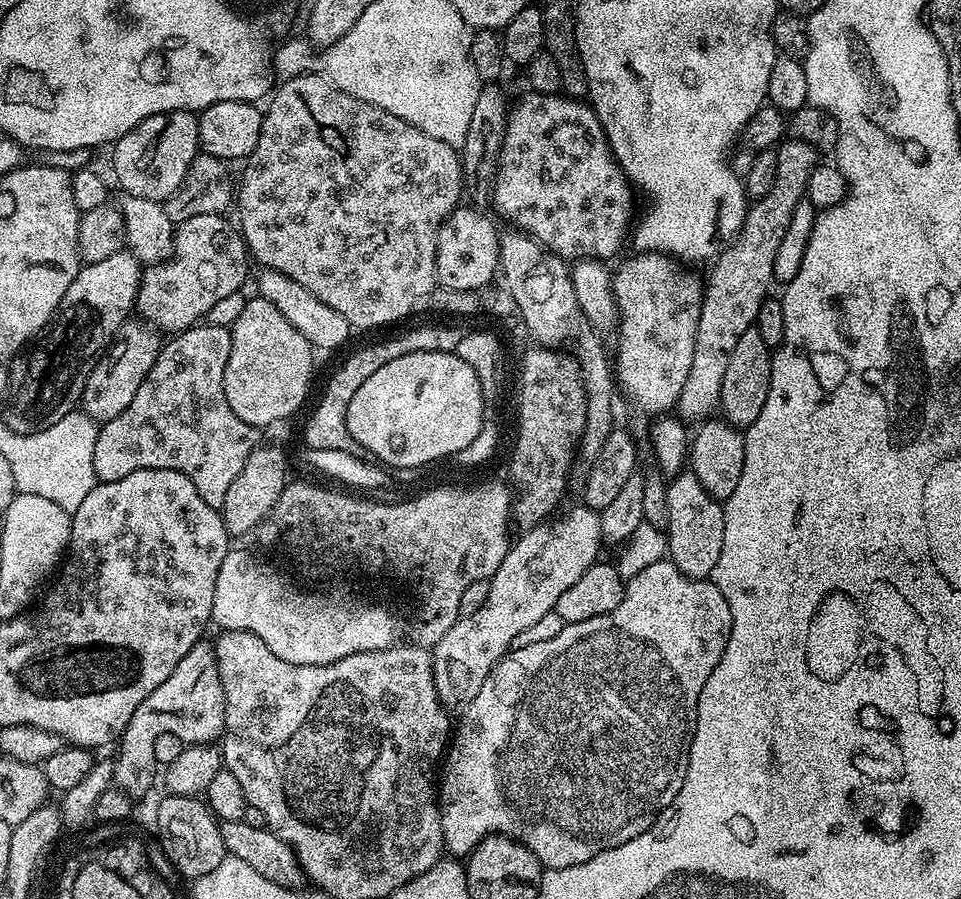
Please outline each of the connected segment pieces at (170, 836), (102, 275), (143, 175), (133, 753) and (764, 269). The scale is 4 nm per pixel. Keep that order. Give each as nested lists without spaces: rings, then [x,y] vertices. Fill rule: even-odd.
[[[165,795],[165,800],[156,808],[156,832],[158,843],[179,875],[188,882],[210,874],[226,854],[222,846],[222,834],[216,818],[203,799],[194,796]]]
[[[127,250],[81,267],[74,282],[70,282],[70,290],[62,294],[60,307],[48,327],[35,343],[10,361],[6,427],[11,432],[29,436],[38,430],[46,430],[46,426],[54,426],[54,422],[66,418],[66,414],[77,411],[90,370],[135,309],[141,271],[140,261]]]
[[[163,112],[146,118],[134,130],[130,130],[116,143],[111,145],[112,172],[120,183],[120,192],[134,198],[150,198],[161,202],[169,200],[182,186],[194,158],[200,152],[200,139],[198,138],[198,119],[190,112]]]
[[[201,638],[174,666],[174,674],[154,690],[134,710],[126,730],[120,735],[116,756],[112,763],[112,782],[120,791],[131,793],[132,788],[144,788],[152,780],[152,768],[157,767],[154,758],[154,738],[158,734],[175,734],[190,744],[212,744],[221,739],[224,731],[224,695],[218,678],[218,662],[213,641]]]
[[[785,139],[775,149],[775,154],[778,174],[774,178],[770,194],[749,203],[742,230],[717,255],[711,265],[713,268],[708,280],[706,276],[698,334],[694,338],[694,362],[690,362],[686,386],[682,386],[682,394],[675,406],[681,421],[699,421],[701,418],[711,417],[717,411],[722,377],[726,374],[730,354],[734,354],[738,338],[742,338],[742,334],[746,334],[746,330],[755,325],[762,302],[769,299],[768,287],[774,284],[774,260],[778,255],[778,246],[789,229],[795,208],[805,199],[808,179],[818,163],[816,149],[801,140]]]

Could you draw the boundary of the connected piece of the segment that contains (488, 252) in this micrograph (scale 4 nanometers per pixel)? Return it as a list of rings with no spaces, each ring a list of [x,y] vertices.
[[[458,206],[444,219],[436,239],[436,282],[450,290],[478,290],[497,279],[500,266],[500,232],[476,206]]]

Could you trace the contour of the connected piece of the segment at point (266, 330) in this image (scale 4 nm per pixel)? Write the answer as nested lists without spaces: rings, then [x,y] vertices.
[[[259,294],[245,299],[242,314],[231,326],[230,359],[226,361],[224,393],[230,410],[257,430],[267,424],[276,424],[292,416],[308,396],[308,383],[312,380],[314,349],[281,312]]]

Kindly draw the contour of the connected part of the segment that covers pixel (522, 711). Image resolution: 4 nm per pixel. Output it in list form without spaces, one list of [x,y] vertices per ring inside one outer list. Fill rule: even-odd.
[[[666,558],[662,562],[654,562],[654,566],[646,566],[646,570],[642,570],[642,574],[631,577],[625,583],[622,602],[618,602],[617,608],[610,610],[610,614],[598,614],[598,618],[586,618],[586,622],[564,624],[560,626],[557,632],[555,629],[549,634],[546,642],[534,642],[534,646],[512,648],[505,652],[504,657],[490,670],[486,682],[482,682],[482,690],[478,690],[478,694],[474,694],[474,702],[470,702],[470,706],[465,708],[459,717],[459,720],[461,719],[460,725],[457,728],[455,725],[454,731],[450,736],[450,743],[446,749],[446,755],[442,760],[442,771],[438,776],[438,803],[440,805],[440,821],[442,822],[442,838],[444,839],[445,849],[453,857],[464,858],[467,857],[468,853],[474,851],[486,837],[508,836],[511,840],[517,840],[519,844],[526,846],[526,850],[530,850],[530,854],[534,854],[534,858],[538,858],[538,862],[545,869],[550,869],[578,866],[582,862],[590,862],[590,858],[602,854],[602,850],[610,850],[622,842],[630,842],[630,838],[638,838],[638,834],[642,834],[650,827],[663,808],[670,806],[670,802],[674,802],[674,798],[678,798],[678,790],[682,790],[682,782],[686,778],[686,766],[688,765],[688,755],[692,745],[692,735],[696,729],[698,698],[702,694],[702,686],[706,686],[706,678],[710,678],[710,674],[714,674],[714,666],[718,666],[718,662],[726,650],[726,642],[731,629],[732,615],[730,614],[730,606],[726,602],[722,590],[718,590],[718,586],[712,583],[711,579],[691,580],[689,576],[684,576],[680,573],[673,566],[671,560]]]

